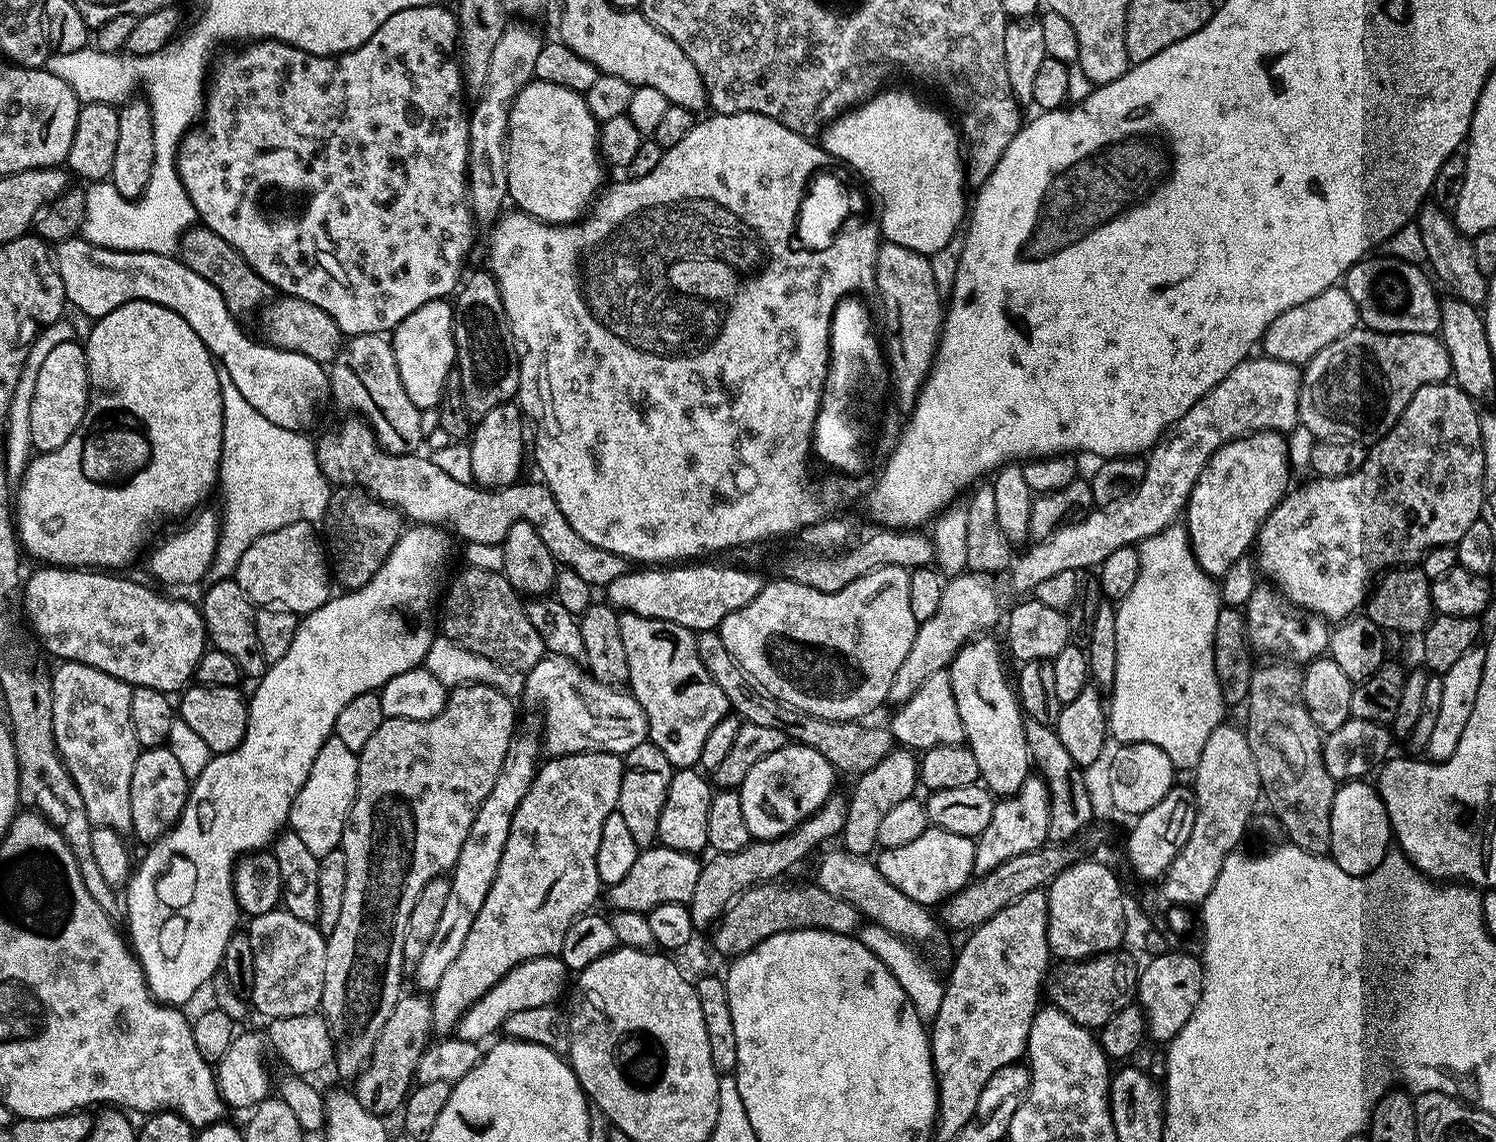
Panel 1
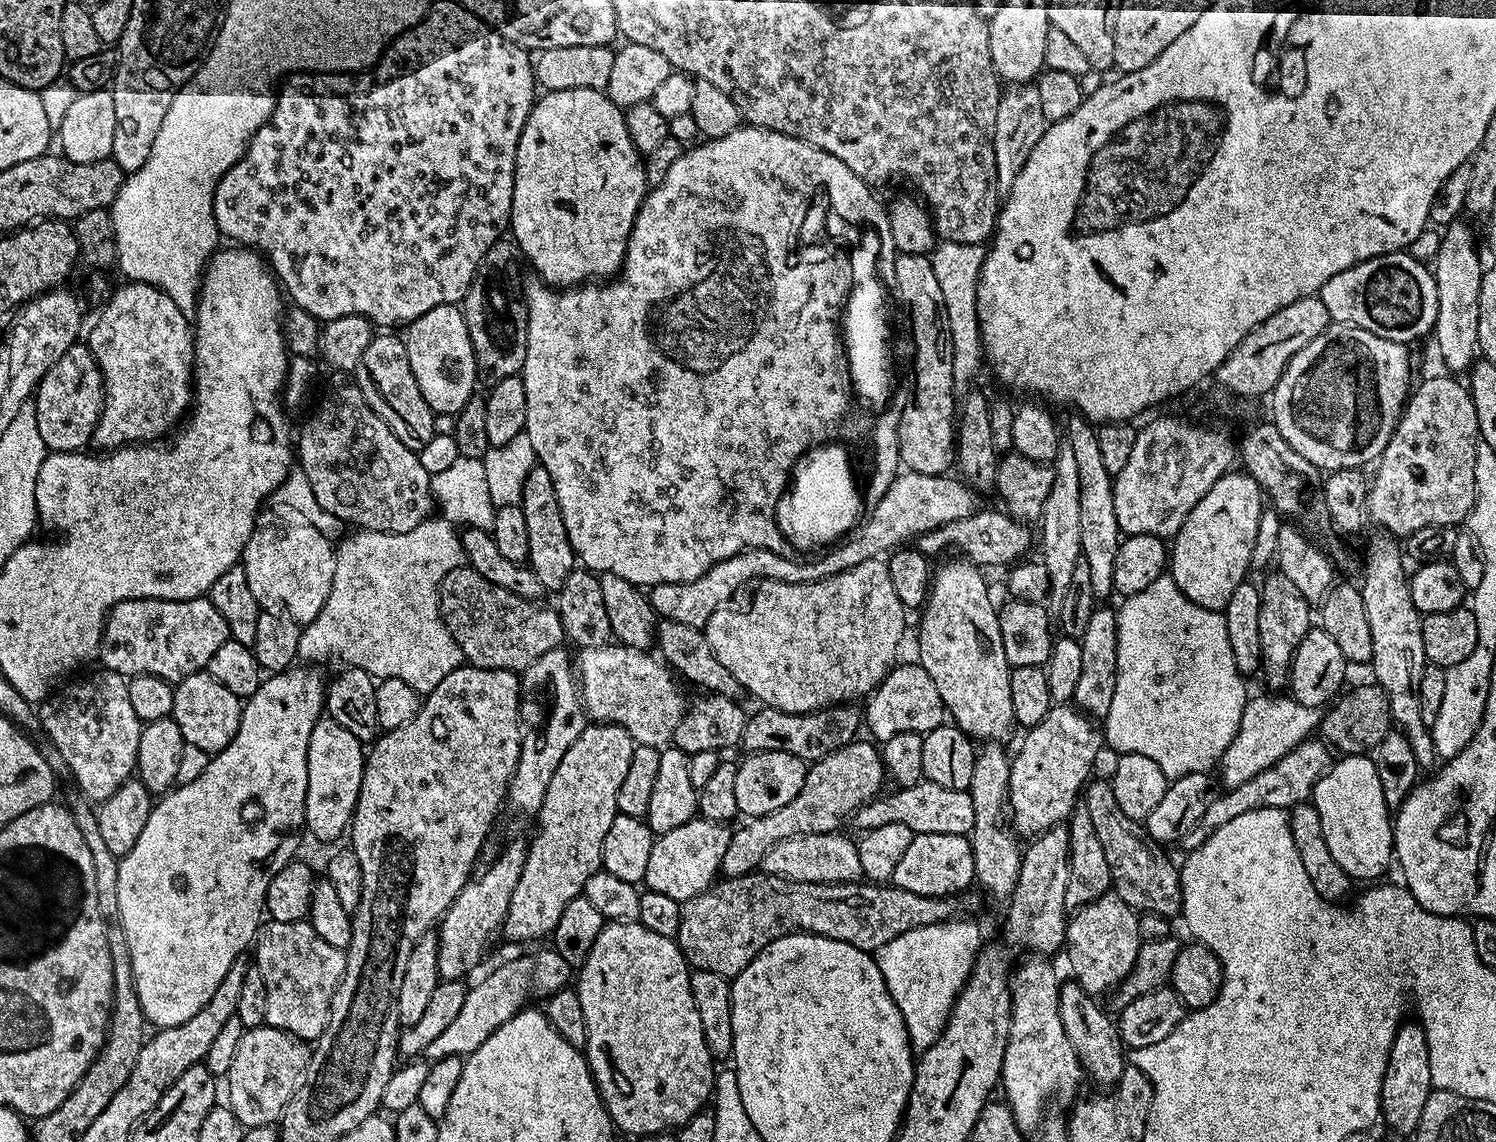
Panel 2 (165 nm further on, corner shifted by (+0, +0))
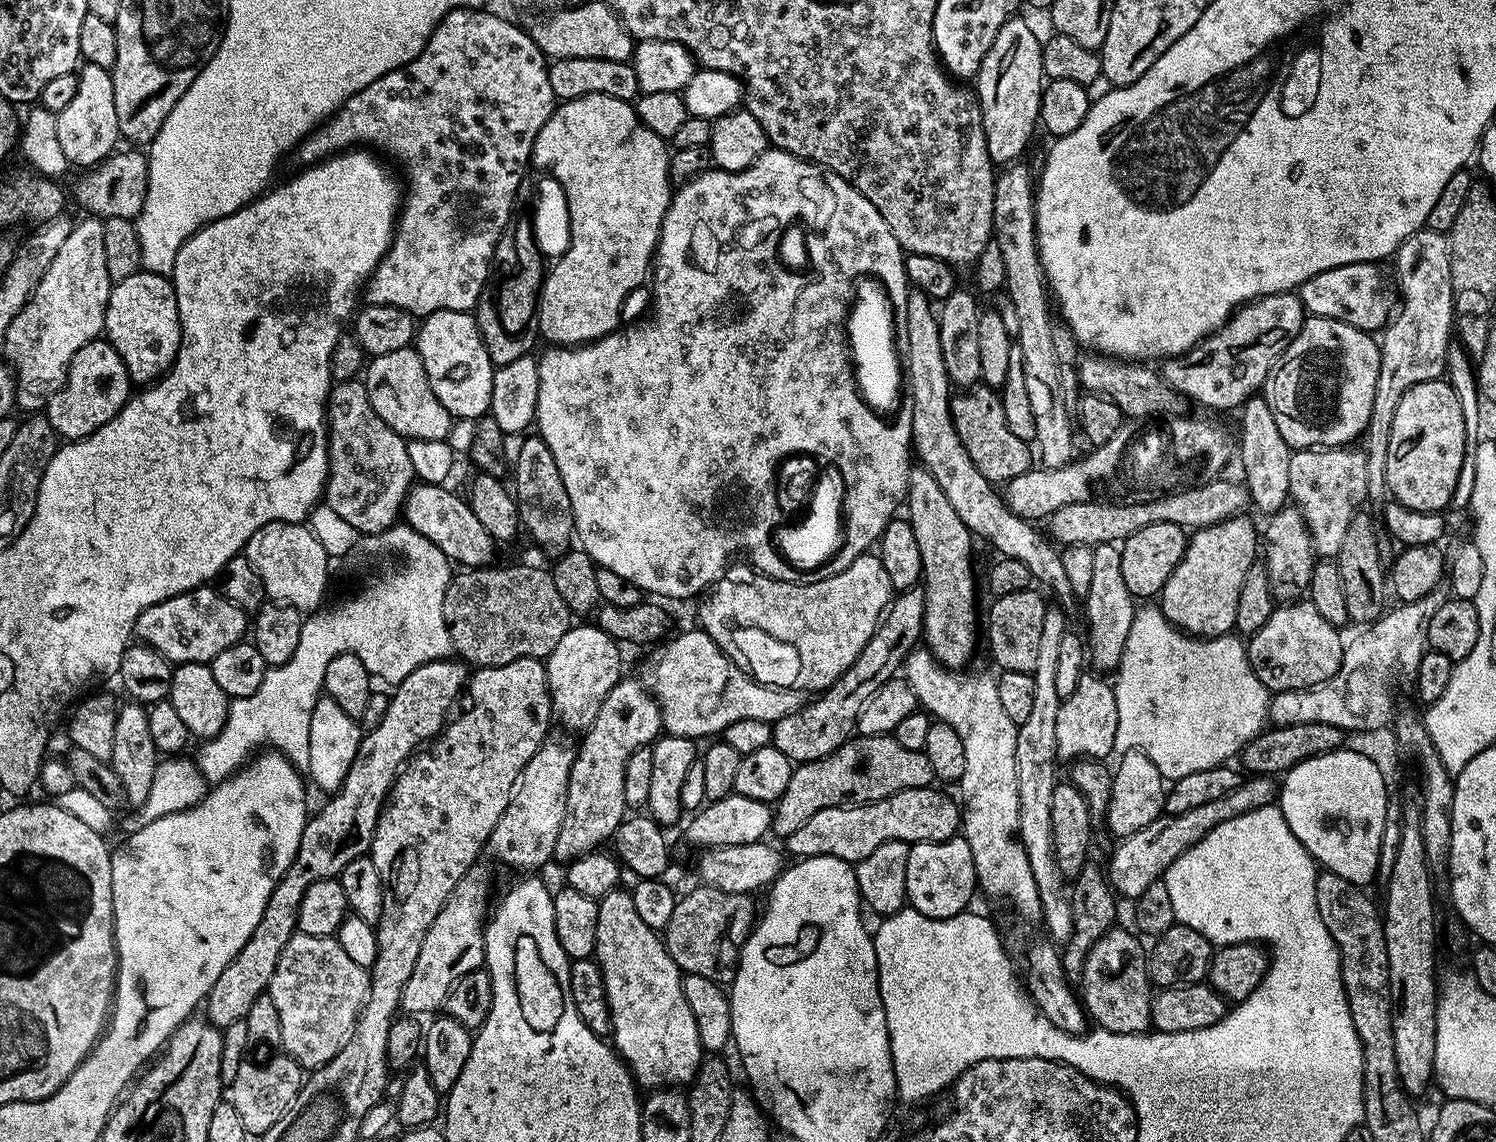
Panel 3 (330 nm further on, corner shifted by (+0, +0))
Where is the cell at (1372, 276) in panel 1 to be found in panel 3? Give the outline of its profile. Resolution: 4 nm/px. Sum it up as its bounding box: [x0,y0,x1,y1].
[1298,262,1398,334]

